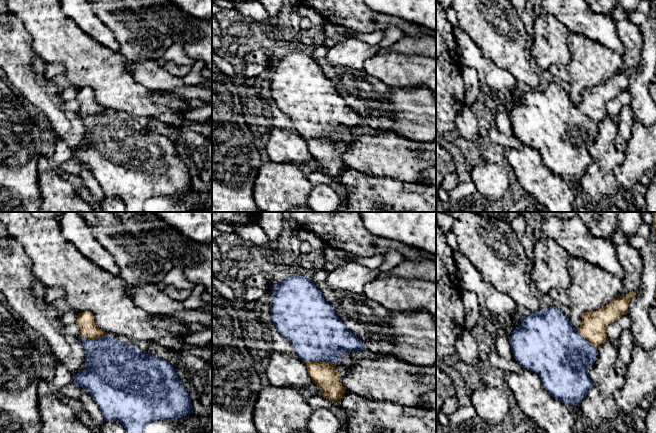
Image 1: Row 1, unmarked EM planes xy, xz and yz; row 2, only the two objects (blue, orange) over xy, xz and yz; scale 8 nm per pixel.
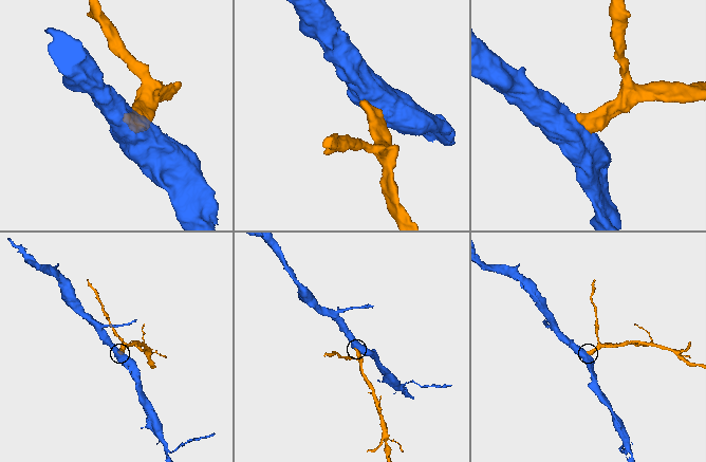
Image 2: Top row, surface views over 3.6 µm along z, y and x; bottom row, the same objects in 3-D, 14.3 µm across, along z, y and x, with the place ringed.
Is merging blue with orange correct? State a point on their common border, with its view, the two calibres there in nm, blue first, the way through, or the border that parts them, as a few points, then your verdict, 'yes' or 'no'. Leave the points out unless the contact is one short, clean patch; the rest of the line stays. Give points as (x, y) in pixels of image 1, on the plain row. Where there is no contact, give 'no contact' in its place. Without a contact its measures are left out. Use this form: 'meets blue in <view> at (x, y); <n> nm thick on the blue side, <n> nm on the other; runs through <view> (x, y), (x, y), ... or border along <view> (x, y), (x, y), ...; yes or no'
meets blue in xz at (321, 137); 440 nm thick on the blue side, 200 nm on the other; yes

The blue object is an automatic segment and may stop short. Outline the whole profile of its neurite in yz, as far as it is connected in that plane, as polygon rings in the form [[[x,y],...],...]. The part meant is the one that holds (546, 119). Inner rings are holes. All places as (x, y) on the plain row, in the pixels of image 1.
[[[639,65],[635,68],[629,68],[623,72],[618,73],[617,75],[613,76],[612,78],[610,78],[607,82],[600,84],[596,87],[590,87],[590,88],[585,88],[582,91],[582,98],[581,101],[578,105],[575,105],[569,94],[557,83],[555,83],[554,81],[545,85],[545,86],[541,86],[540,88],[536,88],[536,89],[530,89],[527,92],[522,92],[521,93],[521,101],[518,104],[515,104],[512,111],[509,113],[509,119],[511,122],[511,126],[514,132],[514,135],[523,143],[526,145],[529,145],[535,149],[537,149],[540,154],[541,154],[541,158],[543,163],[545,164],[545,166],[552,171],[555,175],[562,177],[566,180],[569,181],[573,181],[573,182],[577,182],[585,173],[586,170],[588,168],[588,166],[591,164],[592,162],[592,158],[591,155],[589,154],[588,151],[588,144],[591,143],[595,137],[596,137],[596,131],[597,131],[597,125],[608,116],[607,114],[607,110],[606,110],[606,103],[617,97],[621,92],[623,91],[627,91],[628,89],[628,82],[629,82],[629,78],[631,76],[632,73],[634,73],[637,69],[638,69]]]

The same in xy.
[[[90,87],[79,89],[75,99],[80,103],[79,115],[85,126],[85,146],[74,151],[74,159],[90,168],[91,173],[102,188],[105,197],[120,198],[127,212],[145,212],[146,200],[157,196],[177,196],[193,189],[191,175],[173,141],[150,129],[142,129],[127,118],[120,118],[101,106]]]

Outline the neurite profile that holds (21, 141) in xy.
[[[0,78],[0,212],[39,212],[37,164],[46,138],[36,116],[25,109],[8,81]]]

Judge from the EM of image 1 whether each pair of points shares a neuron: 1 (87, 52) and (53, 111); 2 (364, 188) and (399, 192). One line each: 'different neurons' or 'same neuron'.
1: different neurons
2: same neuron

